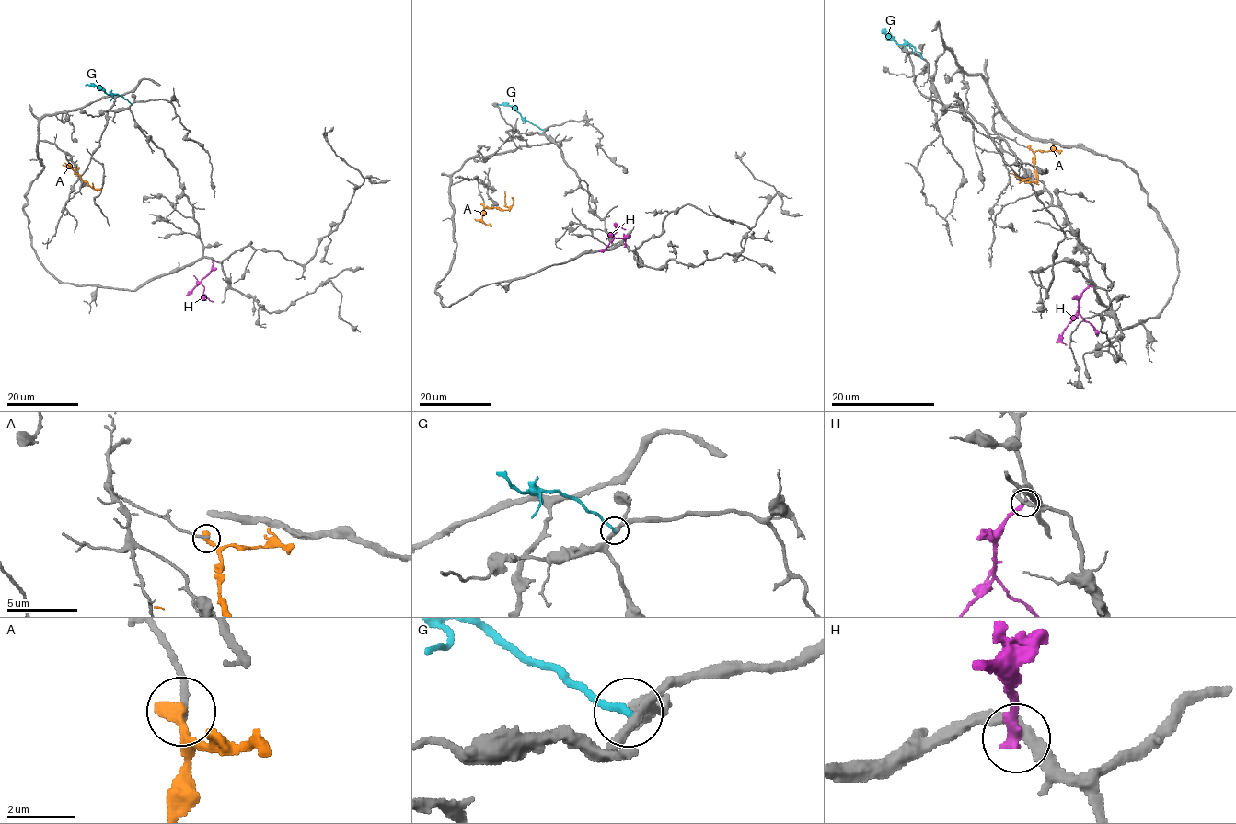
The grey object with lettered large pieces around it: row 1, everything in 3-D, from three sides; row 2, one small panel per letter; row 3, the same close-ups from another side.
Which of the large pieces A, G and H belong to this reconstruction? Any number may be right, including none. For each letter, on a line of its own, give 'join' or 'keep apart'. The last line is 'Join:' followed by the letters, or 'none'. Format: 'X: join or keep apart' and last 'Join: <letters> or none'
A: keep apart
G: keep apart
H: keep apart
Join: none

